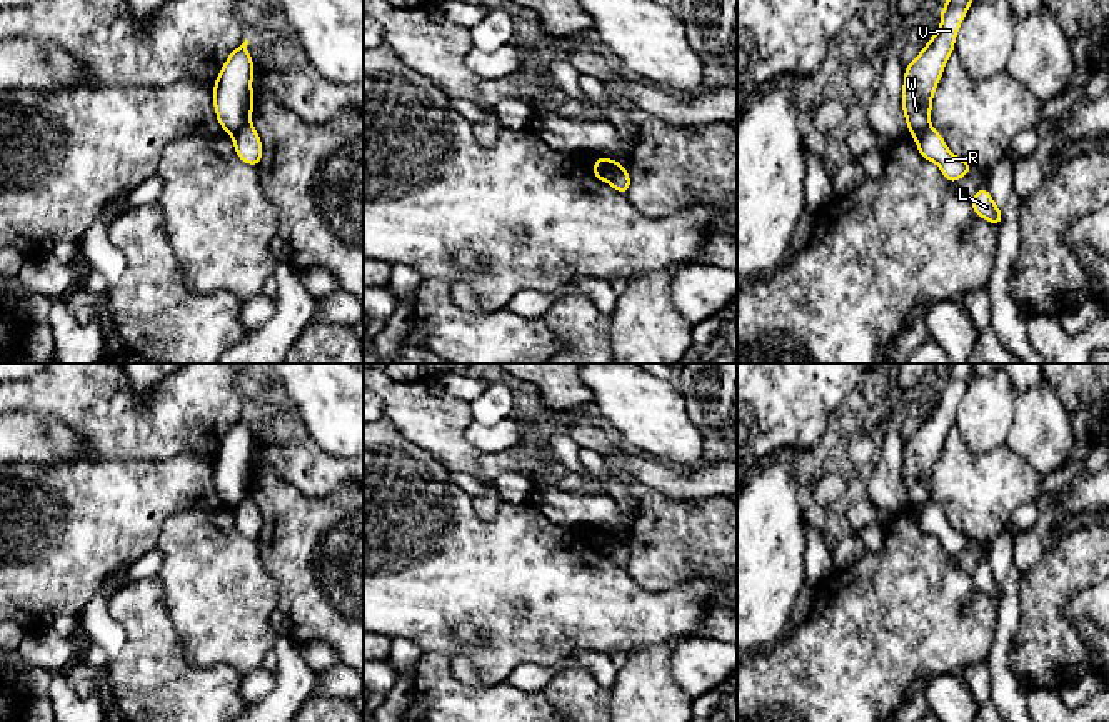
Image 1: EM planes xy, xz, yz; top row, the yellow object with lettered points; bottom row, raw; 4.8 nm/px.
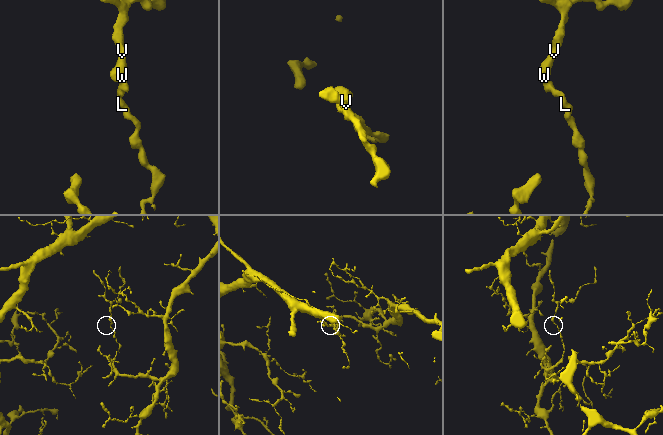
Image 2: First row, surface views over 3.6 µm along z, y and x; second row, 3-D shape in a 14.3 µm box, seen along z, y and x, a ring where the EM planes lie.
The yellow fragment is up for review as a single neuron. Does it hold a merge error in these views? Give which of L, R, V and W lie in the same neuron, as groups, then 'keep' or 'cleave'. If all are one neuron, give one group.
L R / V W; cleave

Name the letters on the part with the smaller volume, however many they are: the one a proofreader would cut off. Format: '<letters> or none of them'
V, W

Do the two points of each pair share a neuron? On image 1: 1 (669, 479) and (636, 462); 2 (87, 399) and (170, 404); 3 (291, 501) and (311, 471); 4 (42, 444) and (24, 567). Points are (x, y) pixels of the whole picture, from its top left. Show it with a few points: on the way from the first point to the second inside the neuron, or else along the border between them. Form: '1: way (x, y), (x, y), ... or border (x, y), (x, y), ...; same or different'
1: way (661, 479), (644, 471); same
2: way (107, 414), (112, 419), (150, 419); same
3: border (264, 467), (309, 496), (327, 496), (337, 489); different
4: border (77, 459), (50, 464), (17, 464); different

